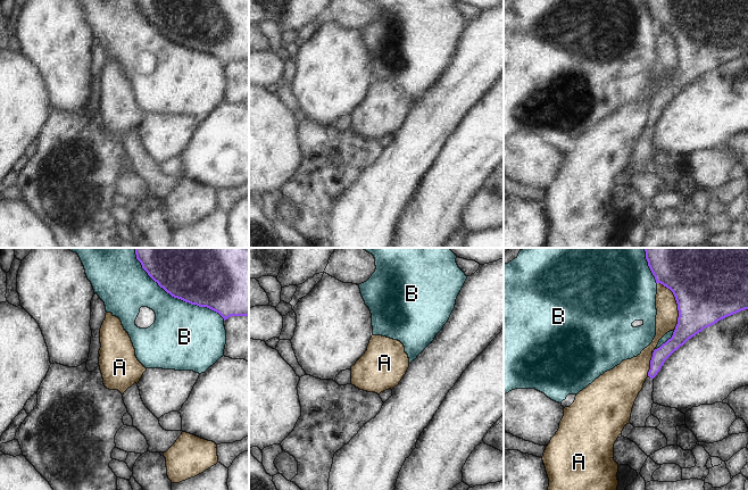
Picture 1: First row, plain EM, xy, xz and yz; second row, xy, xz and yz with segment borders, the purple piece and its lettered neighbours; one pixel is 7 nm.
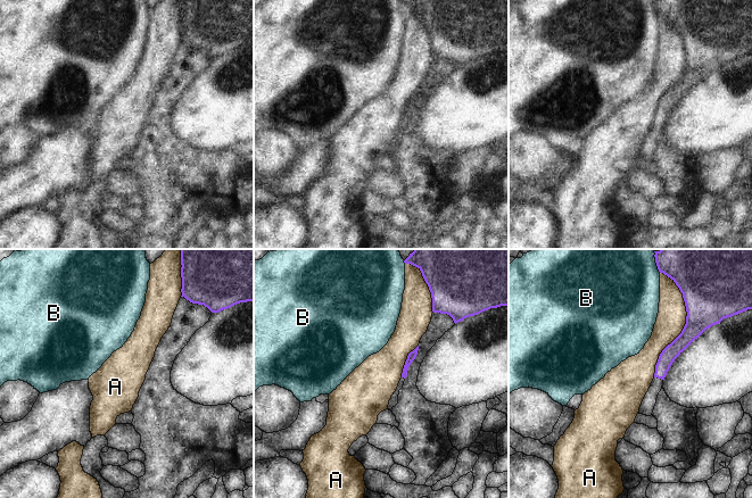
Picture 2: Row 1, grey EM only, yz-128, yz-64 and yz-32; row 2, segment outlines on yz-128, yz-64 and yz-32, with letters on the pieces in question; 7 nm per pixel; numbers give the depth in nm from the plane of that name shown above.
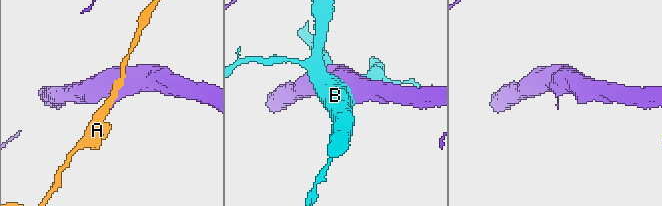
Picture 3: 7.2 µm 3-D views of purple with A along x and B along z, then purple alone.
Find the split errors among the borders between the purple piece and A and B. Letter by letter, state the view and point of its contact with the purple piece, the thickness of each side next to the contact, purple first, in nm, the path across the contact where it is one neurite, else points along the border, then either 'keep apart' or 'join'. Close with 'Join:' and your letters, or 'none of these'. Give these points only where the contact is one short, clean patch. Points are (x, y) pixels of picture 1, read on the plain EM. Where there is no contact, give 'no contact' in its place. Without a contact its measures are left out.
A: meets purple in yz at (676, 48); 480 nm thick on the purple side, 160 nm on the other; keep apart
B: meets purple in xy at (176, 42); 360 nm thick on the purple side, 400 nm on the other; keep apart
Join: none of these

